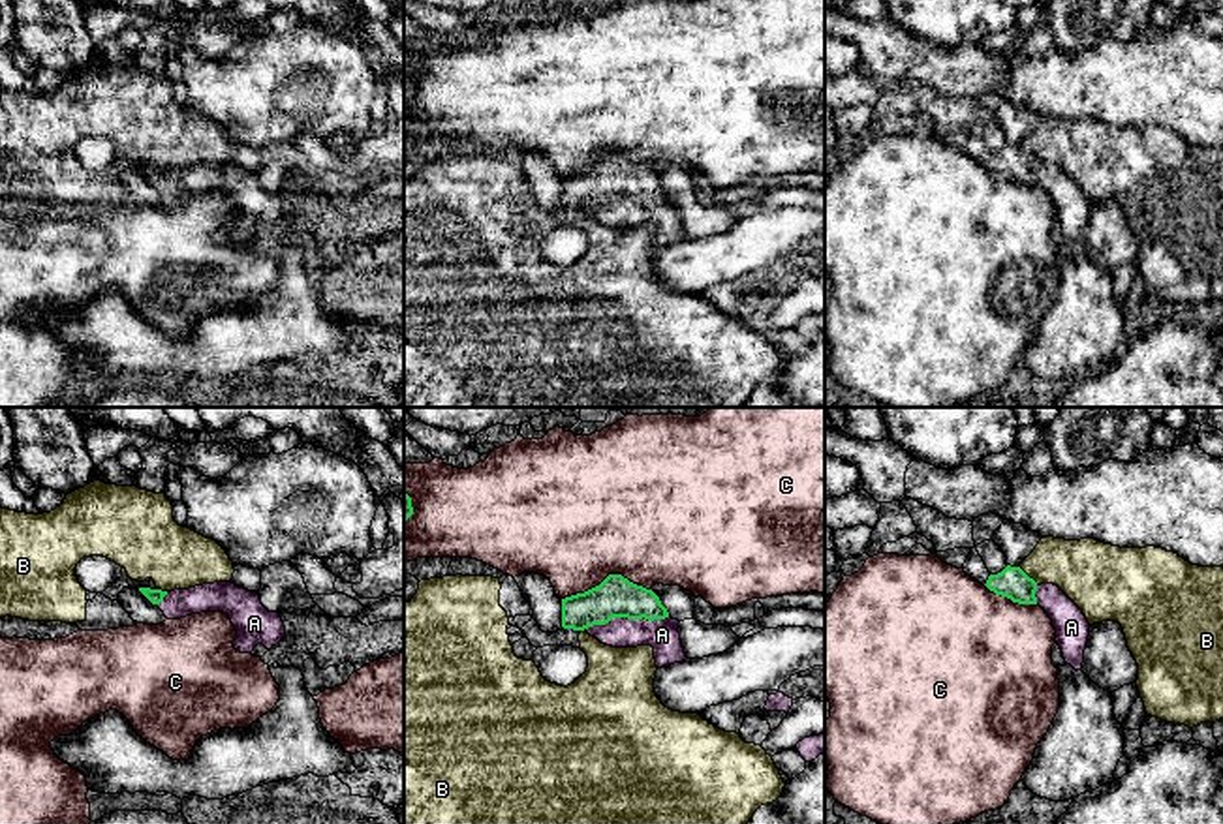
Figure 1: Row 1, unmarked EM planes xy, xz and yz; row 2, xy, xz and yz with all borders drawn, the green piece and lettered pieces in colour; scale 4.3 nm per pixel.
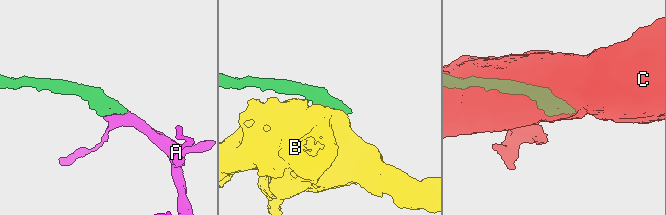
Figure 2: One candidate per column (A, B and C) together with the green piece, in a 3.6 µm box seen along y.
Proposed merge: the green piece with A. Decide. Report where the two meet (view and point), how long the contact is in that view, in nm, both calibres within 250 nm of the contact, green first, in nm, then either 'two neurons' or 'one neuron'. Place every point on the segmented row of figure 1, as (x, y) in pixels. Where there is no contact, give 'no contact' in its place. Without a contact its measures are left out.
xz (626, 616) | 380 nm | 180/140 nm | one neuron

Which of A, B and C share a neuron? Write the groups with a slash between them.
A / B / C

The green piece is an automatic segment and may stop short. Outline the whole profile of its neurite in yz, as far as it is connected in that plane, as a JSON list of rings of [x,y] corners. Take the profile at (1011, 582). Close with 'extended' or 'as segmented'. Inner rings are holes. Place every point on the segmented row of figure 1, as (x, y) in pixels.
[[[1011,565],[998,574],[990,574],[984,586],[1013,603],[1039,604],[1052,619],[1056,642],[1065,663],[1075,670],[1082,668],[1090,623],[1082,610],[1058,586],[1039,586],[1020,567]]]; extended

